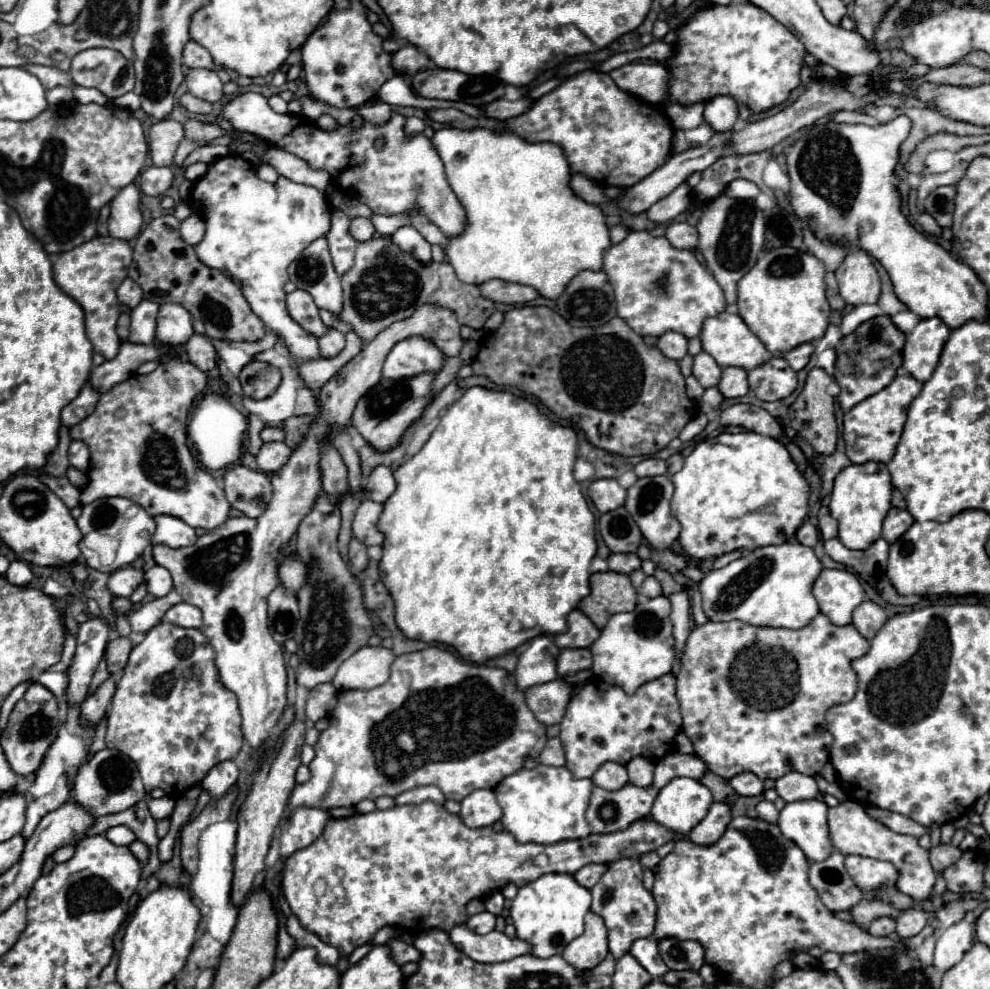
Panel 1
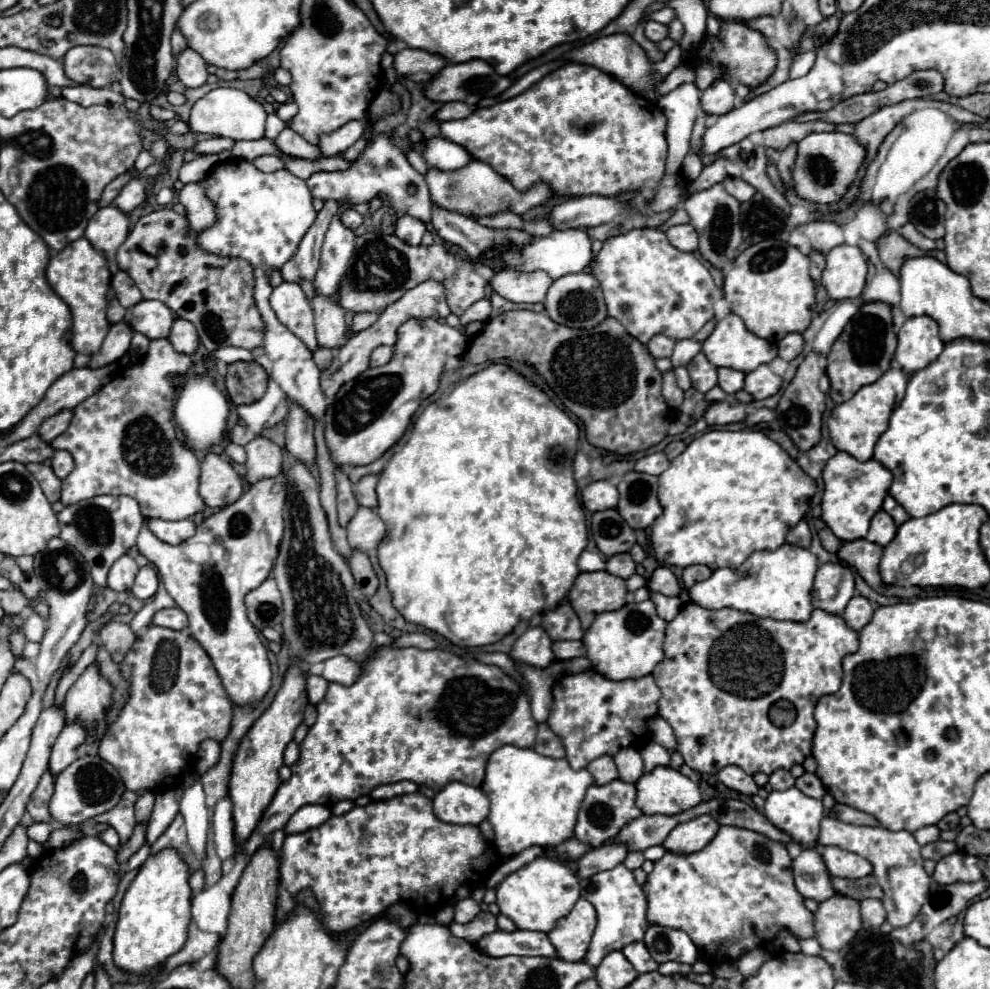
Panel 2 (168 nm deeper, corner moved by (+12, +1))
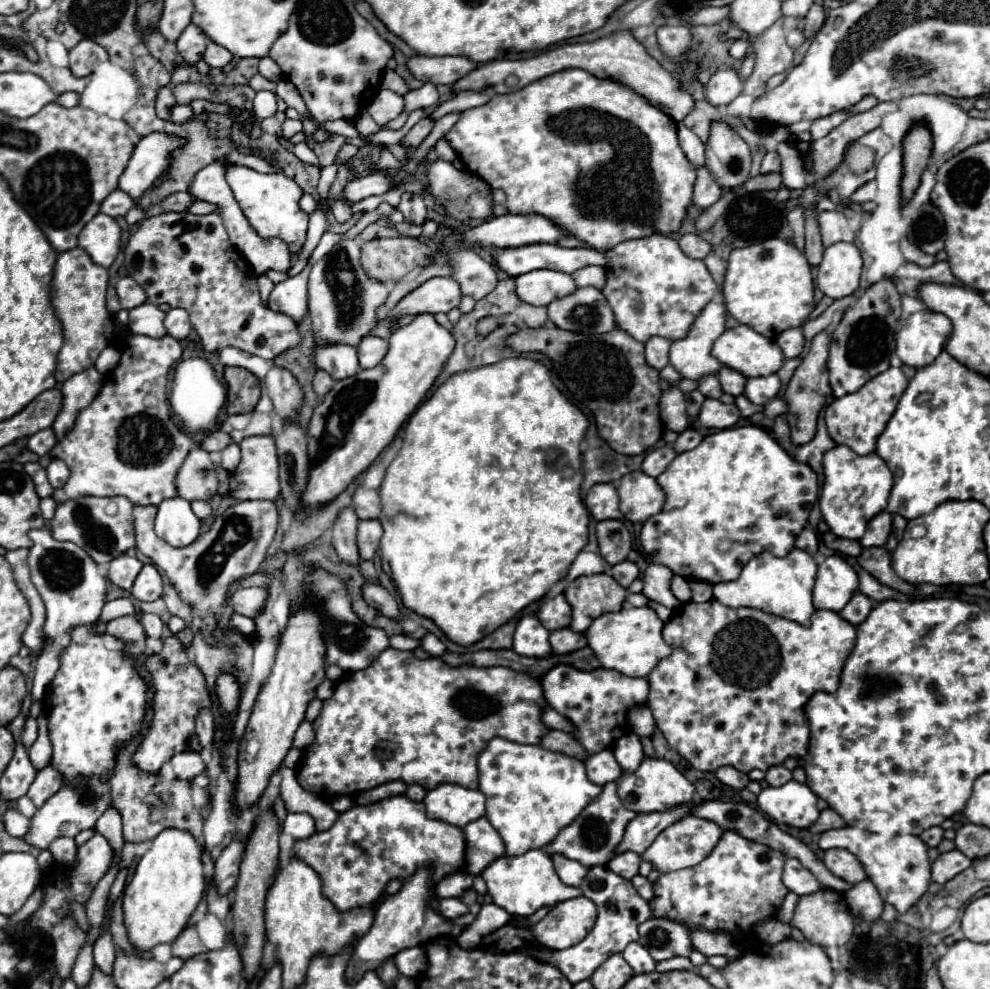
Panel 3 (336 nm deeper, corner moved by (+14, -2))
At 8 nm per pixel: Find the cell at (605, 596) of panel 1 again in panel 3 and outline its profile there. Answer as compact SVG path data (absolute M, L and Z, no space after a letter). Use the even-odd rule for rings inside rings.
M599 573L589 577L577 577L575 581L571 581L569 587L565 589L565 597L573 607L571 629L575 629L577 615L597 619L603 613L619 611L625 603L627 589L617 585L617 581L613 581L611 575Z

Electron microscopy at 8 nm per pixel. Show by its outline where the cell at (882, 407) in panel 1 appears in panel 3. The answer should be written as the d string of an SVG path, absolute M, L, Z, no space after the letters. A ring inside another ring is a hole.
M889 367L885 373L873 377L867 381L857 393L845 395L841 399L835 399L827 409L825 409L825 423L829 437L837 445L847 445L853 449L857 455L871 455L875 451L875 441L883 433L887 421L891 419L903 391L907 389L907 377L903 375L901 369Z

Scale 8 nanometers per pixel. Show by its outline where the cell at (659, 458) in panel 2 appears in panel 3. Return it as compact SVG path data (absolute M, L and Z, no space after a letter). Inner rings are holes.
M665 445L665 447L661 447L661 449L651 451L651 453L645 457L645 461L643 461L643 465L641 465L641 471L647 473L649 477L659 477L659 475L669 467L669 463L671 463L673 459L675 459L673 449L671 449L669 445Z

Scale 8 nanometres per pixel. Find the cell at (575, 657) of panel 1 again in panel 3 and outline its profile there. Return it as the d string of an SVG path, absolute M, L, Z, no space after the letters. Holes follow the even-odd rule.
M557 629L551 633L551 647L555 655L567 655L587 647L587 639L583 633L575 633L571 629Z

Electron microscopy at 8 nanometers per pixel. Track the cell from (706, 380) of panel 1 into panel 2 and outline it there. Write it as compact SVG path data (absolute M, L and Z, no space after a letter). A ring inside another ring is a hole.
M697 354L697 358L693 358L693 362L687 366L687 370L691 374L693 388L703 394L709 392L717 384L717 368L703 354Z

